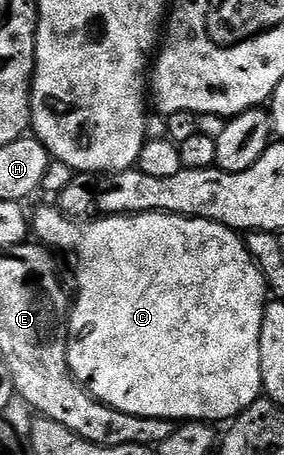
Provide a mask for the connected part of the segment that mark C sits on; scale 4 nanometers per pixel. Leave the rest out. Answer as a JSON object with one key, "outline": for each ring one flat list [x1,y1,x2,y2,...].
{"outline":[[53,206,32,213,31,232,38,241,44,242,50,249,62,248,77,259,77,296,75,292,75,299,72,301,71,311,67,317,69,326,67,362,73,377,102,404,123,414,143,418,159,418,174,422,191,420,229,422,240,416,243,410,247,410,247,406,262,399,259,330,263,326,267,289,263,274,245,248,244,239,234,229,216,224,213,220,200,220,194,216,176,216,170,212,134,212,132,216,74,218,66,216,60,207]]}

